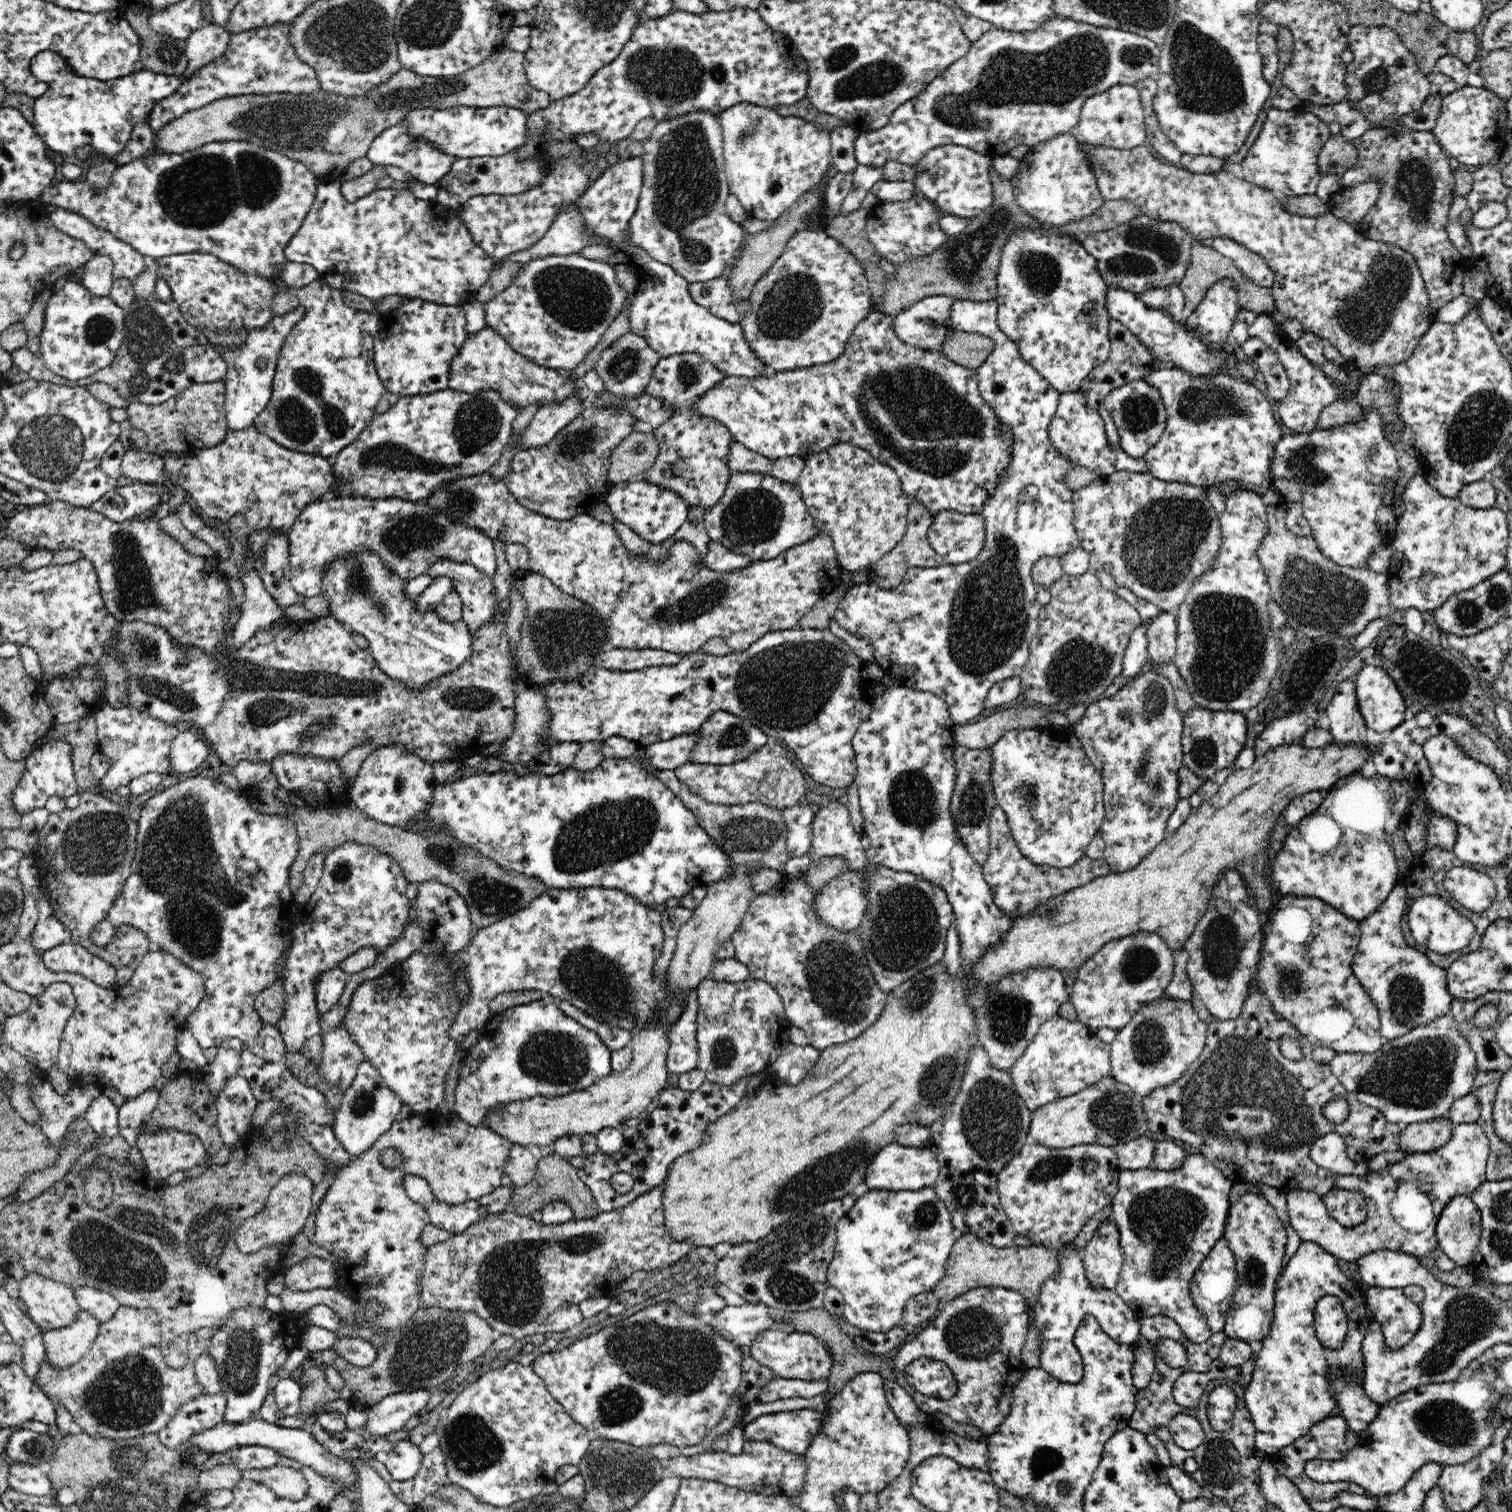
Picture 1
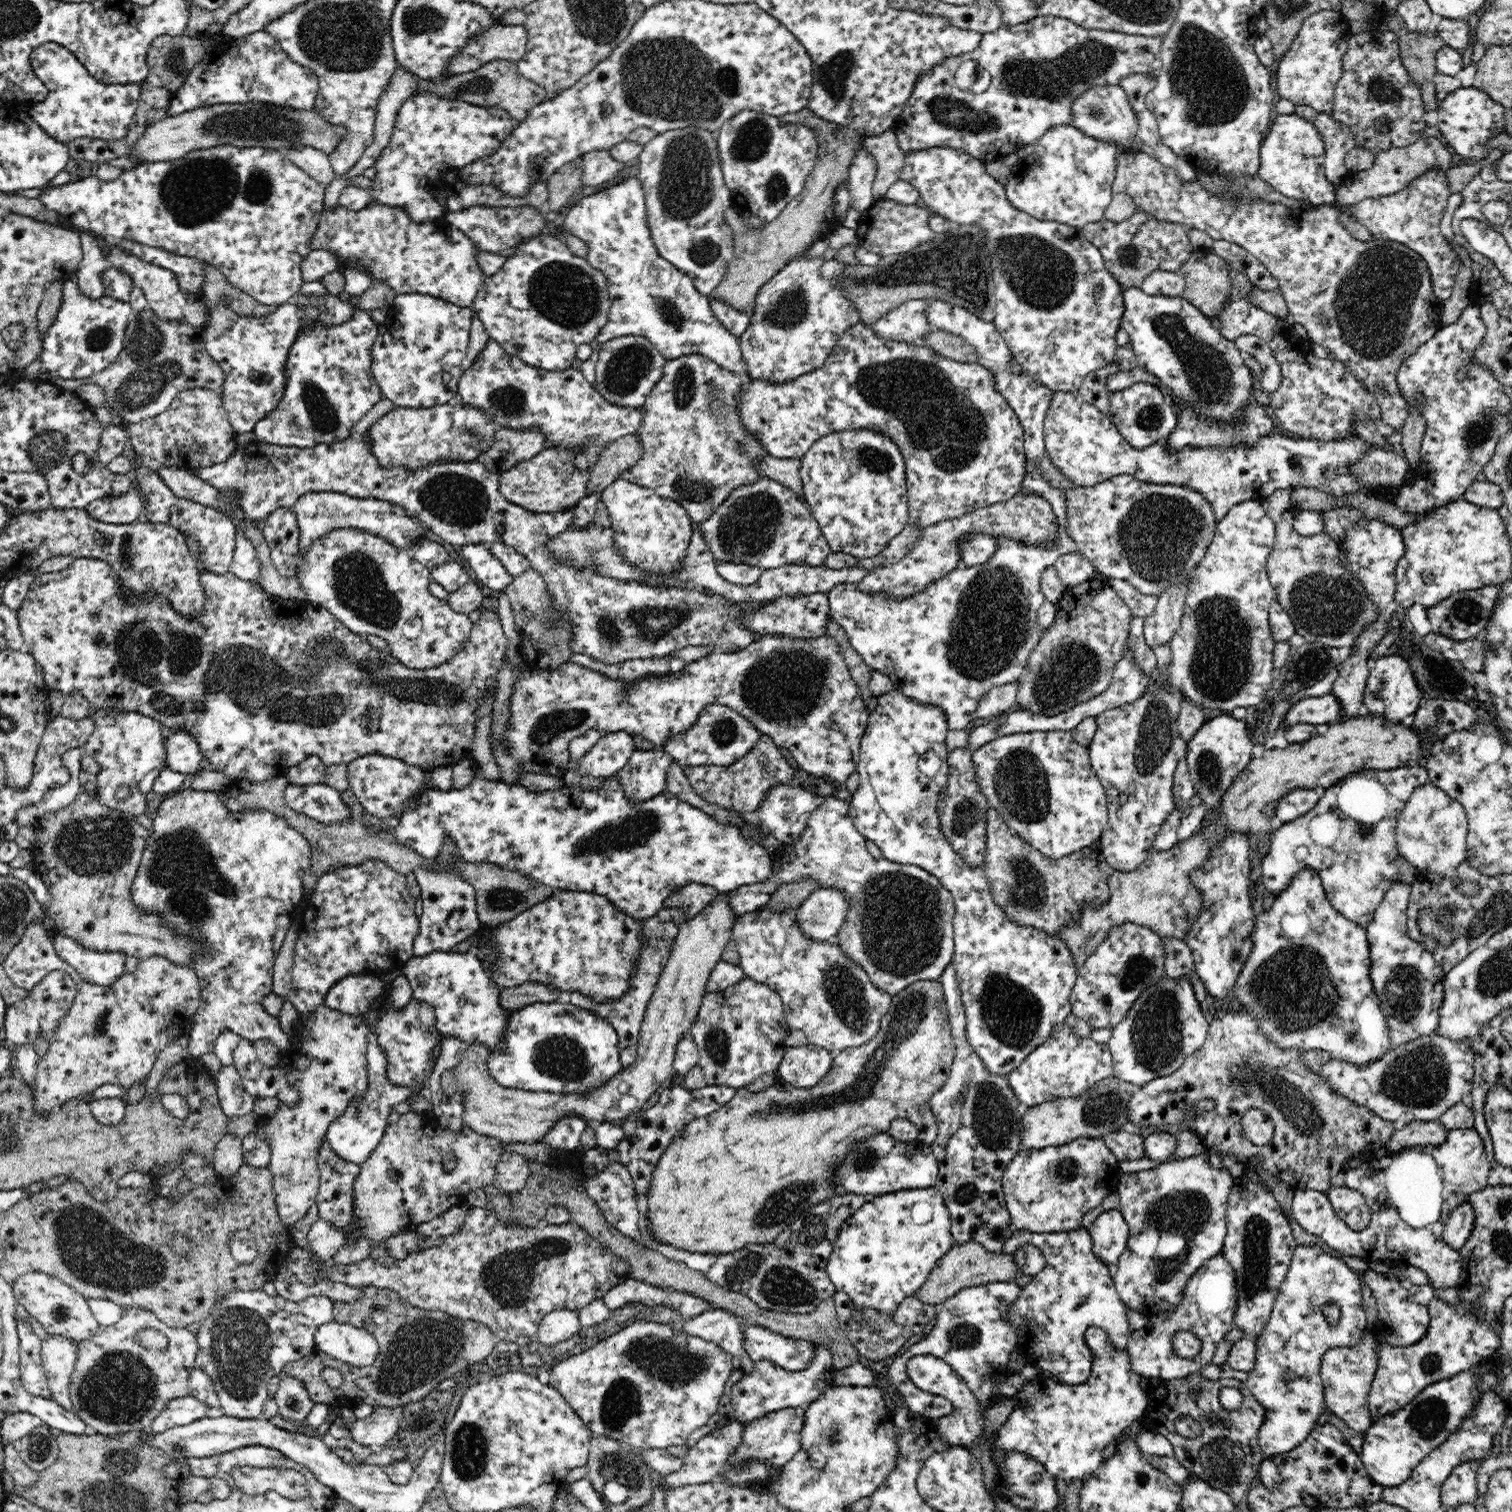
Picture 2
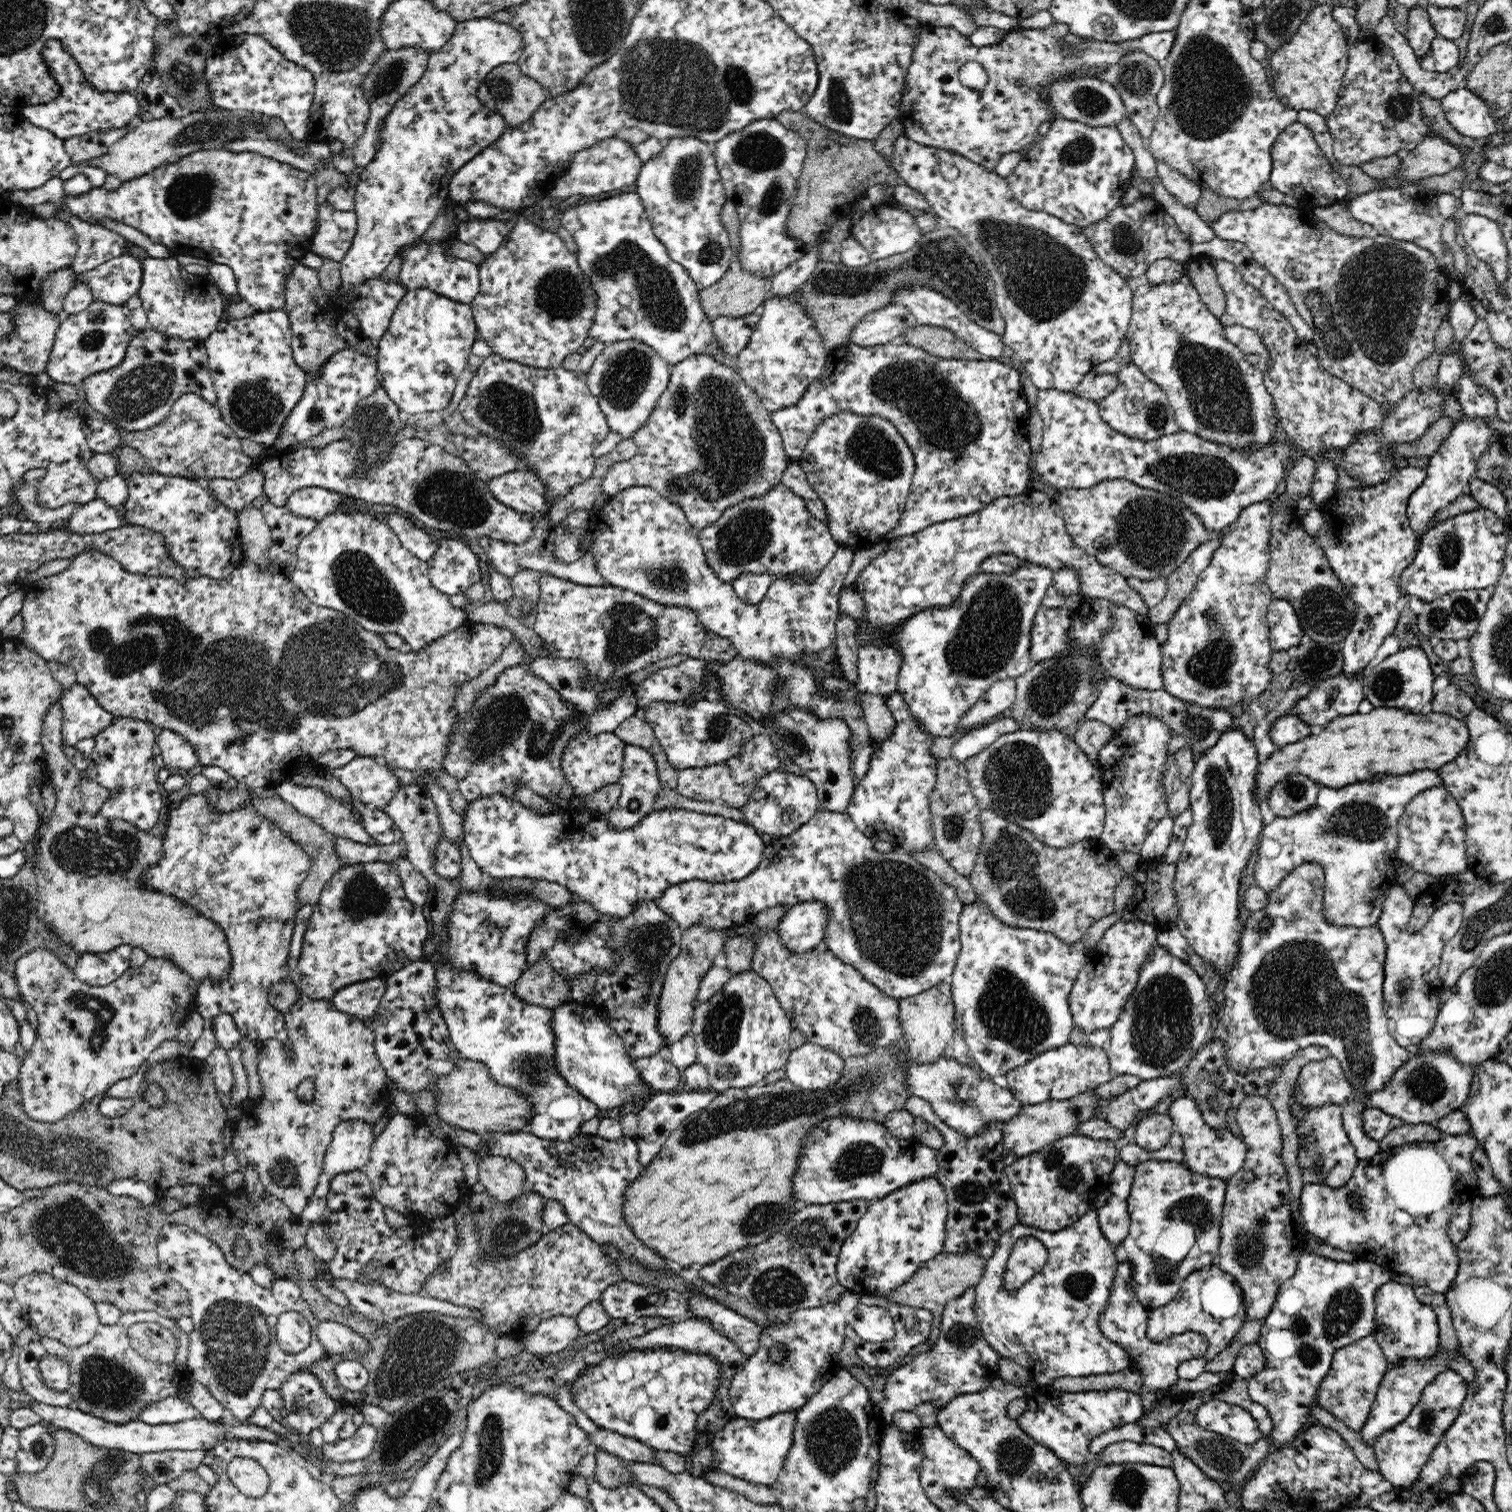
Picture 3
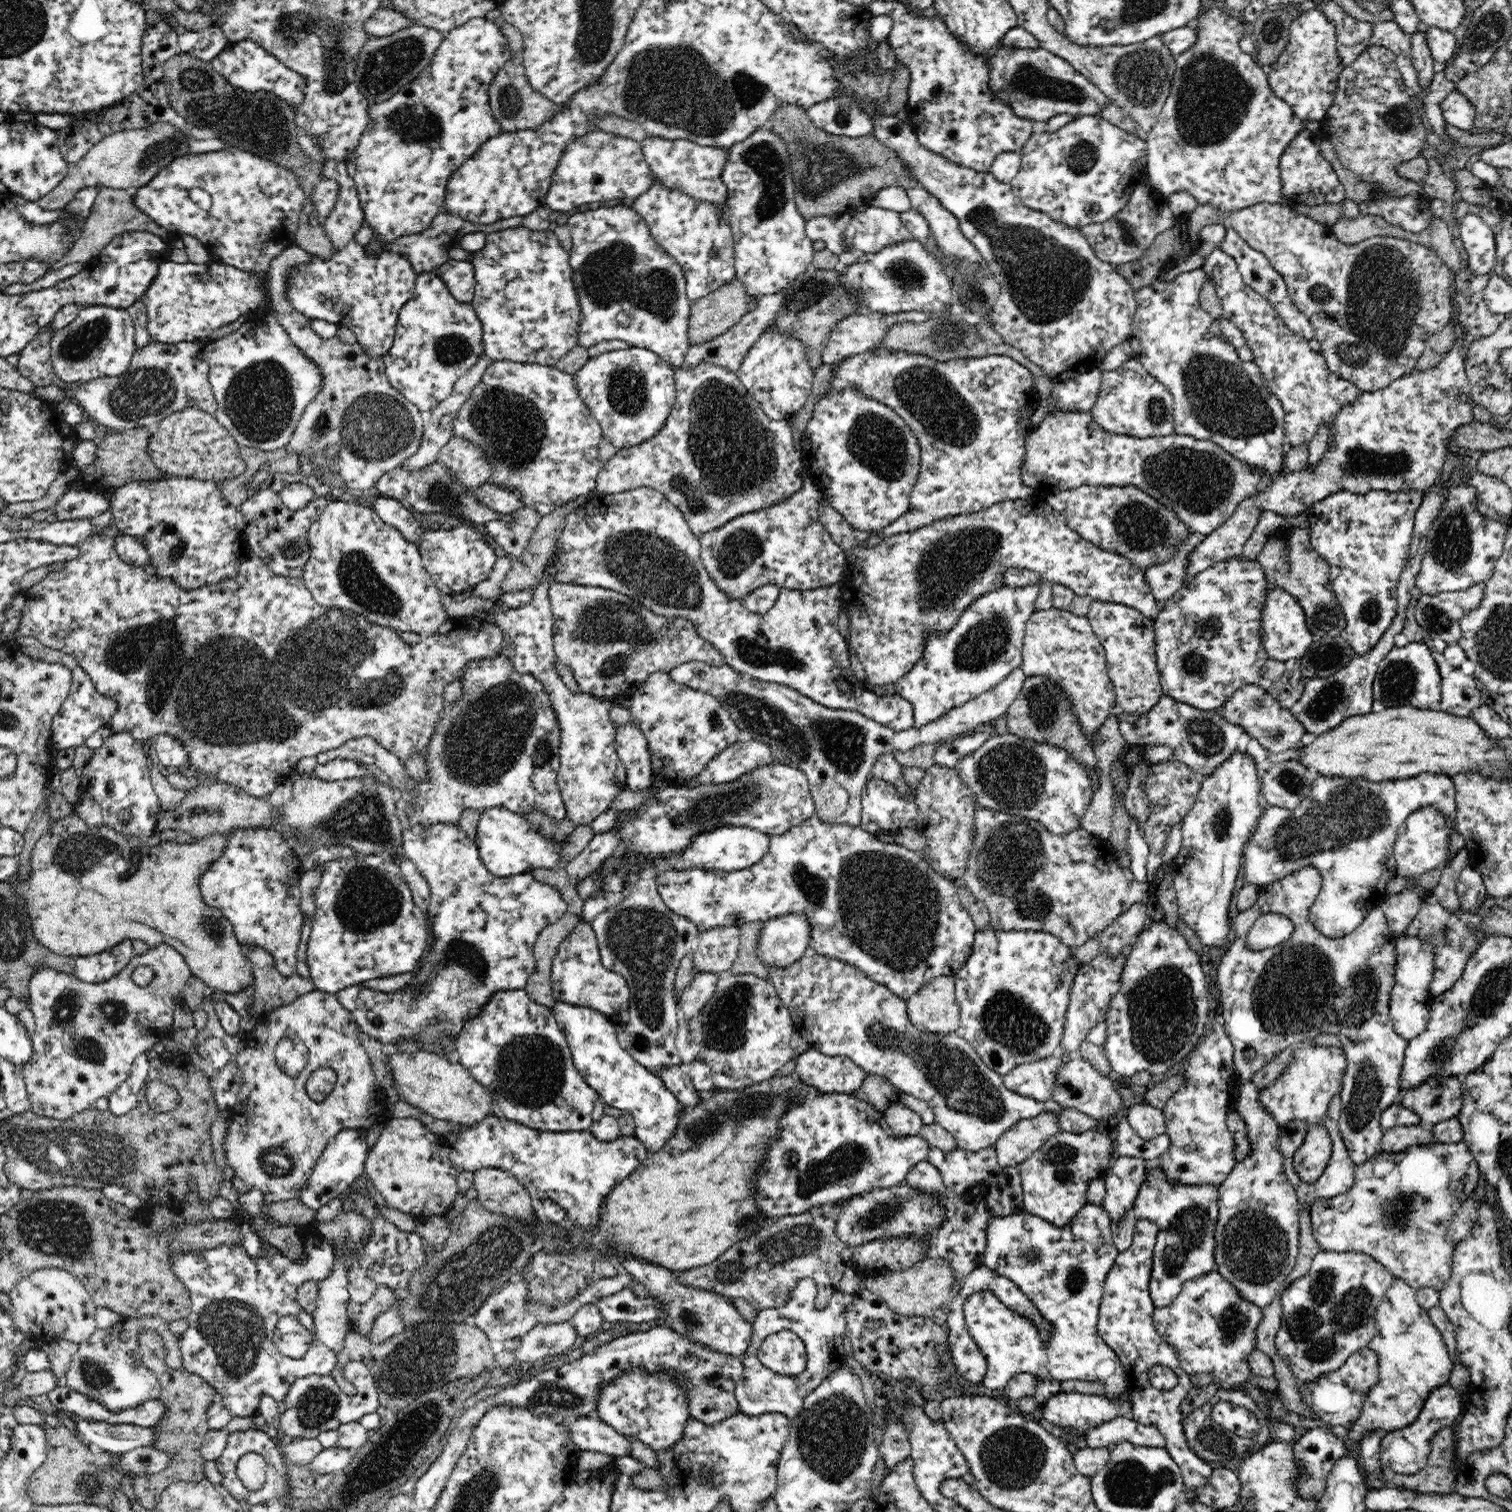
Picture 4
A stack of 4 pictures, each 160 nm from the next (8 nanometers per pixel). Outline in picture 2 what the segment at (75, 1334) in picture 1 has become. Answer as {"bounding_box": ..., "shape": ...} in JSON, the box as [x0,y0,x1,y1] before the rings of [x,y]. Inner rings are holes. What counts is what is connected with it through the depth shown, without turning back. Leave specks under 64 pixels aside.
{"bounding_box":[41,1334,80,1411],"shape":[[[50,1334],[41,1344],[41,1358],[47,1376],[50,1398],[62,1408],[73,1411],[70,1400],[70,1378],[76,1368],[80,1340],[70,1340],[67,1336]]]}

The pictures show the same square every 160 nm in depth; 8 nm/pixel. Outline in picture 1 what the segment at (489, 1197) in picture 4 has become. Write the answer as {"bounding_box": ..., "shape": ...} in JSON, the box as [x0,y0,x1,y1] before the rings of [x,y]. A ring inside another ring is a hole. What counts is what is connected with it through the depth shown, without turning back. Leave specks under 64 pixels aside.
{"bounding_box":[487,746,791,1187],"shape":[[[639,746],[635,753],[641,766],[650,770],[652,776],[674,792],[684,807],[694,814],[698,825],[706,831],[706,834],[716,845],[720,846],[730,861],[727,874],[720,881],[710,883],[705,887],[702,902],[693,908],[690,920],[683,924],[679,930],[676,950],[670,966],[667,968],[669,986],[673,990],[677,990],[678,994],[673,998],[668,1016],[666,1016],[667,1022],[674,1022],[683,1012],[682,1005],[680,1005],[683,999],[680,998],[684,997],[686,991],[697,988],[700,980],[711,974],[718,948],[726,940],[730,940],[732,933],[740,926],[743,916],[757,894],[754,885],[752,885],[752,876],[758,870],[776,870],[781,874],[786,870],[786,863],[791,857],[787,851],[789,830],[784,817],[782,817],[782,812],[775,807],[760,802],[733,806],[709,804],[702,798],[693,795],[690,789],[678,780],[674,771],[652,768],[650,757],[646,754],[644,747]],[[654,1025],[634,1032],[629,1046],[634,1053],[631,1065],[622,1072],[612,1072],[600,1077],[587,1089],[558,1098],[534,1097],[514,1101],[487,1114],[487,1127],[514,1143],[504,1167],[513,1187],[526,1186],[535,1177],[539,1160],[534,1157],[528,1145],[553,1145],[555,1140],[563,1136],[576,1135],[581,1137],[584,1156],[596,1154],[599,1152],[597,1132],[605,1128],[619,1128],[626,1120],[638,1118],[640,1112],[644,1112],[650,1102],[659,1096],[668,1080],[668,1037],[664,1033],[664,1027]]]}

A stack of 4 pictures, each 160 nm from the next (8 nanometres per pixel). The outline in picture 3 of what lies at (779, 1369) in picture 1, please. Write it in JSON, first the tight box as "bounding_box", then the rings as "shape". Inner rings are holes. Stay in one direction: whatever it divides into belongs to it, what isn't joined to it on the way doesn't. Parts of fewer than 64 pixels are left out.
{"bounding_box":[690,1296,761,1356],"shape":[[[690,1296],[692,1317],[707,1318],[716,1330],[732,1339],[746,1356],[754,1355],[760,1346],[761,1328],[745,1316],[730,1310],[714,1299]]]}

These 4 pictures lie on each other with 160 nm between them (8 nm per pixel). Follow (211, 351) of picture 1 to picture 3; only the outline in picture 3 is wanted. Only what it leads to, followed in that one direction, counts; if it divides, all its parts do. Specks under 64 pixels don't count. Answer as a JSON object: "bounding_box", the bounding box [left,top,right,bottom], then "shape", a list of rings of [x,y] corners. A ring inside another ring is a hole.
{"bounding_box":[78,295,216,431],"shape":[[[138,295],[132,296],[125,306],[130,309],[136,334],[128,342],[124,360],[110,370],[91,374],[78,384],[94,415],[114,423],[122,431],[145,431],[160,424],[168,416],[174,402],[184,394],[198,394],[215,405],[216,389],[204,341],[198,338],[178,339],[152,329]]]}

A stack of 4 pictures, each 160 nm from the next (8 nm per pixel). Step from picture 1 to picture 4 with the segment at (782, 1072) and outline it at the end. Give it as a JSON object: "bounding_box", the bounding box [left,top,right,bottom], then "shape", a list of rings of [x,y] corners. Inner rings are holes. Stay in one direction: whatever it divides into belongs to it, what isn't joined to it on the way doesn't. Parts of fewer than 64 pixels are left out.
{"bounding_box":[793,1047,868,1093],"shape":[[[809,1047],[793,1060],[793,1075],[820,1093],[850,1093],[862,1086],[868,1073],[844,1056],[828,1056]]]}

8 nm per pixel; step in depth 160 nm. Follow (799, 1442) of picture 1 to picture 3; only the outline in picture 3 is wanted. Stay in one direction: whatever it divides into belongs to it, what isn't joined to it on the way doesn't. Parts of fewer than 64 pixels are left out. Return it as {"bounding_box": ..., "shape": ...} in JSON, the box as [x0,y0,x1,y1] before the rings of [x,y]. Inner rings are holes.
{"bounding_box":[697,1410,796,1486],"shape":[[[796,1410],[773,1414],[759,1421],[736,1417],[718,1432],[698,1433],[697,1442],[704,1442],[704,1440],[711,1442],[715,1460],[714,1468],[754,1484],[771,1486],[773,1482],[776,1482],[790,1452],[796,1421]]]}

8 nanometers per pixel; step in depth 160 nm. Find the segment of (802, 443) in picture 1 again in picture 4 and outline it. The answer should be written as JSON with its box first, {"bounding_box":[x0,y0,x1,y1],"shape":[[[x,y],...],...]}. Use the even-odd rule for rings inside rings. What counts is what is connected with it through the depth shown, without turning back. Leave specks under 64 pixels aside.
{"bounding_box":[818,347,1042,549],"shape":[[[876,347],[872,351],[836,362],[830,386],[818,402],[844,390],[857,390],[865,398],[886,405],[904,419],[918,441],[921,456],[919,474],[911,492],[908,510],[892,524],[885,526],[880,534],[864,540],[860,547],[873,549],[890,536],[926,527],[938,519],[980,512],[1004,500],[1018,500],[1035,494],[1035,490],[1023,483],[1021,474],[1025,442],[1032,429],[1031,416],[1042,399],[1034,388],[1030,371],[1014,359],[1006,355],[990,355],[940,362],[924,354]]]}

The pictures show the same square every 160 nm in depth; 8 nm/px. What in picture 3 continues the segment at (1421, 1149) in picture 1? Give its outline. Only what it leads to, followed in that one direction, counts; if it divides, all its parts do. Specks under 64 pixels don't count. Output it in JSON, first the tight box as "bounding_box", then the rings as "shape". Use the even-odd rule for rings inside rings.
{"bounding_box":[1380,1124,1444,1152],"shape":[[[1404,1124],[1391,1130],[1380,1142],[1380,1152],[1410,1143],[1435,1143],[1438,1142],[1444,1133],[1438,1130],[1435,1124]]]}

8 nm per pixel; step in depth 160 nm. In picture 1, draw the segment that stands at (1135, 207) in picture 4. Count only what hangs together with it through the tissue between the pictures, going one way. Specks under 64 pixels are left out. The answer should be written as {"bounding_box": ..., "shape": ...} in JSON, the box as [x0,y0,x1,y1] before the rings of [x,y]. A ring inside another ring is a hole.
{"bounding_box":[1082,214,1194,299],"shape":[[[1142,214],[1116,228],[1090,235],[1082,247],[1096,260],[1100,277],[1109,288],[1132,292],[1140,299],[1148,290],[1179,286],[1190,264],[1194,238],[1179,222],[1160,222]]]}

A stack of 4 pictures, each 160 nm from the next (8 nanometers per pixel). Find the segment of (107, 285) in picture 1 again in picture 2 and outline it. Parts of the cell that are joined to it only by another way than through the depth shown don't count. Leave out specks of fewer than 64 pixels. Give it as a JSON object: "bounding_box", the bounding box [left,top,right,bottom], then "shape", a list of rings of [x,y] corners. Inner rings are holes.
{"bounding_box":[74,231,110,299],"shape":[[[84,231],[81,235],[81,245],[83,248],[83,260],[80,262],[74,277],[78,282],[78,287],[84,295],[89,298],[98,299],[104,297],[104,282],[102,276],[110,267],[100,247],[96,245],[96,239],[89,231]]]}

